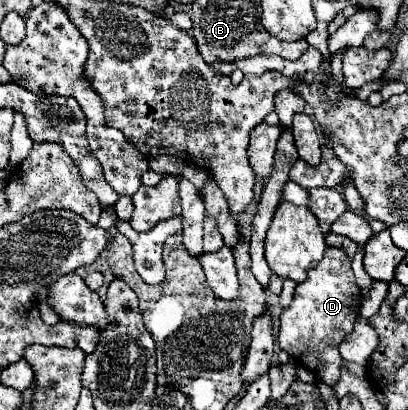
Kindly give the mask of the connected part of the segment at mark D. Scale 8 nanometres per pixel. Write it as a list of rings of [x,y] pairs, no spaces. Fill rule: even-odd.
[[[327,248],[323,260],[315,268],[311,268],[307,280],[303,284],[297,284],[291,306],[281,314],[281,350],[293,356],[295,364],[305,366],[307,370],[317,374],[325,384],[335,384],[341,368],[339,344],[351,332],[355,318],[359,318],[359,306],[361,292],[355,284],[351,258],[341,248]]]

